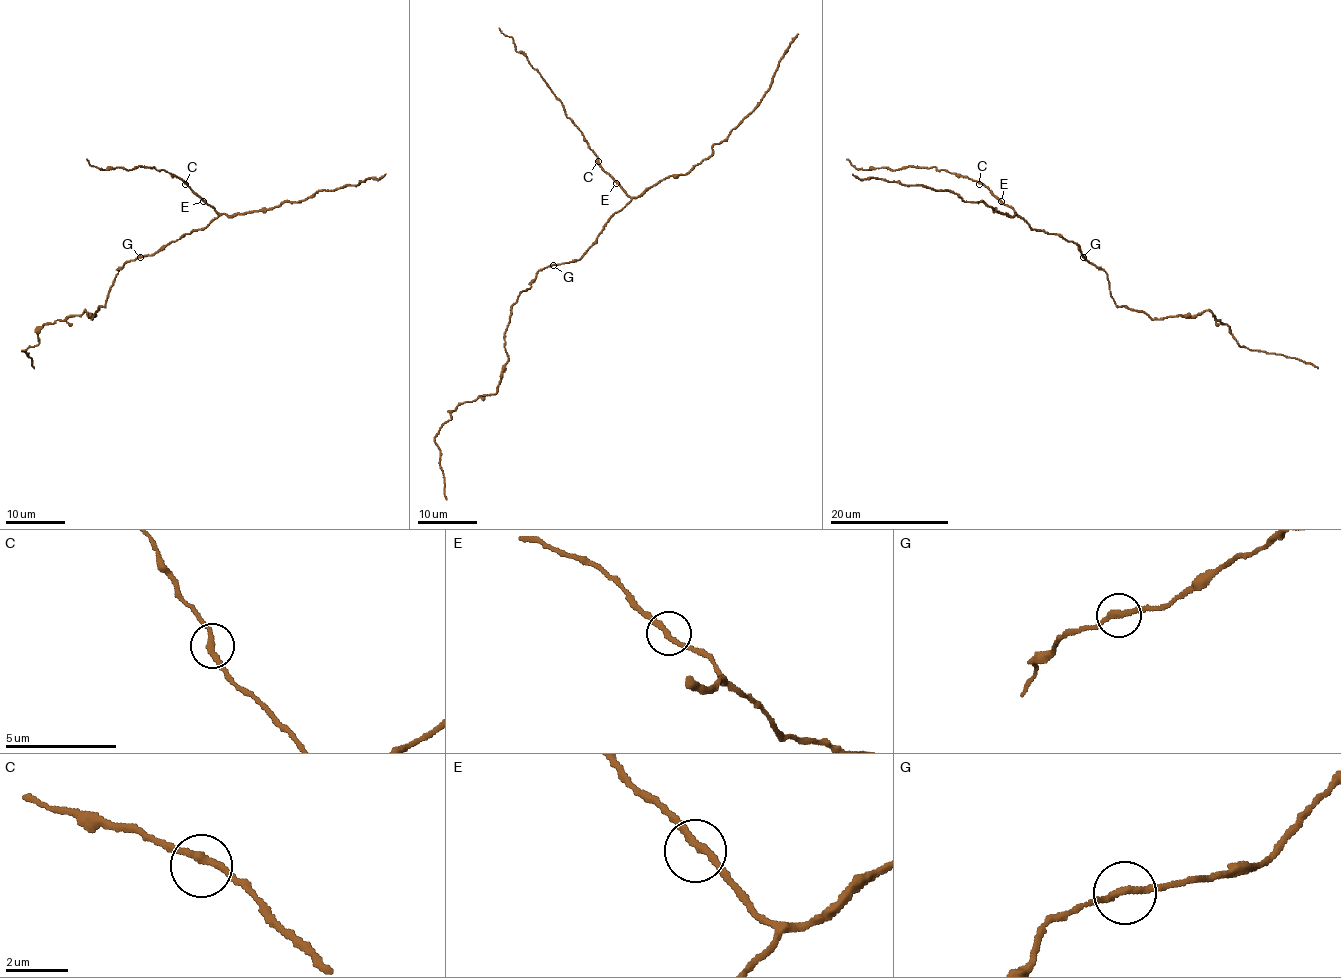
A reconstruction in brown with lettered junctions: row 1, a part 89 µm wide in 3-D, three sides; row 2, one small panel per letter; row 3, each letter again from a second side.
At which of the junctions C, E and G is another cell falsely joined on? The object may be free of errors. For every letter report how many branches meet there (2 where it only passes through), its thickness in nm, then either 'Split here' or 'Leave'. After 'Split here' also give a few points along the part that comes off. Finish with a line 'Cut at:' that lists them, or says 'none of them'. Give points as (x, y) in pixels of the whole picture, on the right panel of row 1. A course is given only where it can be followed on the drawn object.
C: Branches: 2. Thickness 240 nm. Leave
E: Branches: 2. Thickness 240 nm. Leave
G: Branches: 2. Thickness 240 nm. Leave
Cut at: none of them

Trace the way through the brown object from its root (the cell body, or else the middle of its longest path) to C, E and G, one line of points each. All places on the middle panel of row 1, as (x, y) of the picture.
C: (565, 263), (575, 262), (595, 241), (602, 226), (630, 201), (598, 161)
E: (565, 263), (575, 262), (595, 241), (602, 226), (630, 201), (616, 183)
G: (565, 263), (553, 265)

